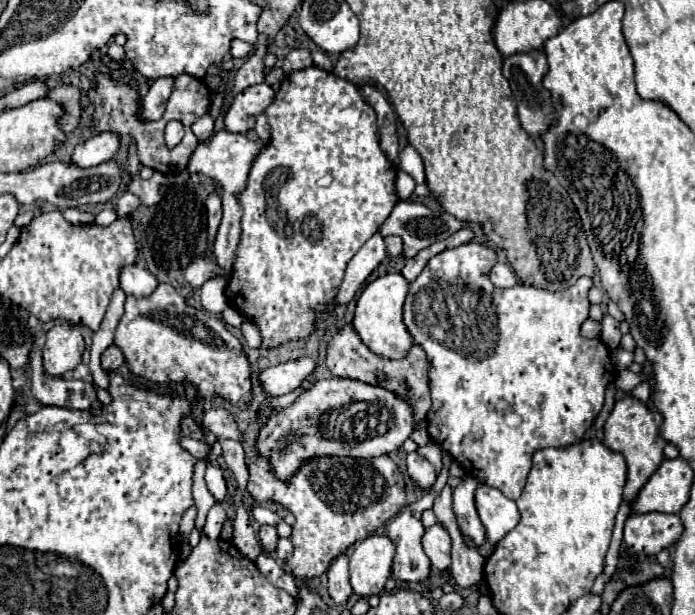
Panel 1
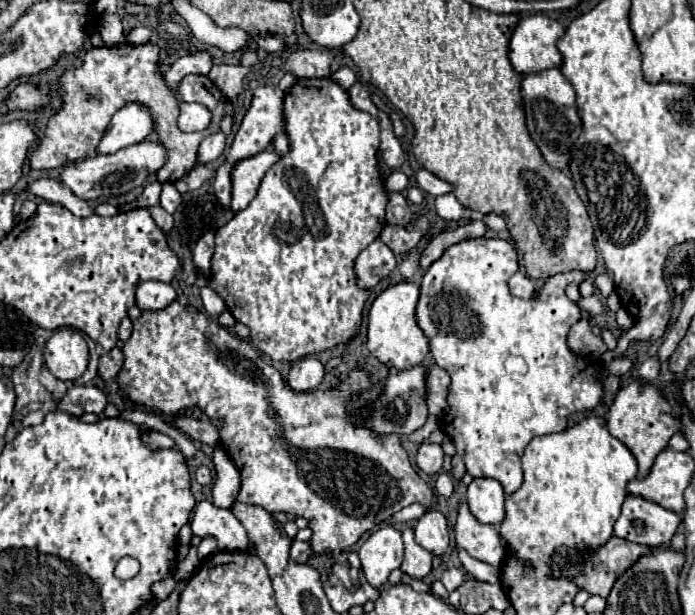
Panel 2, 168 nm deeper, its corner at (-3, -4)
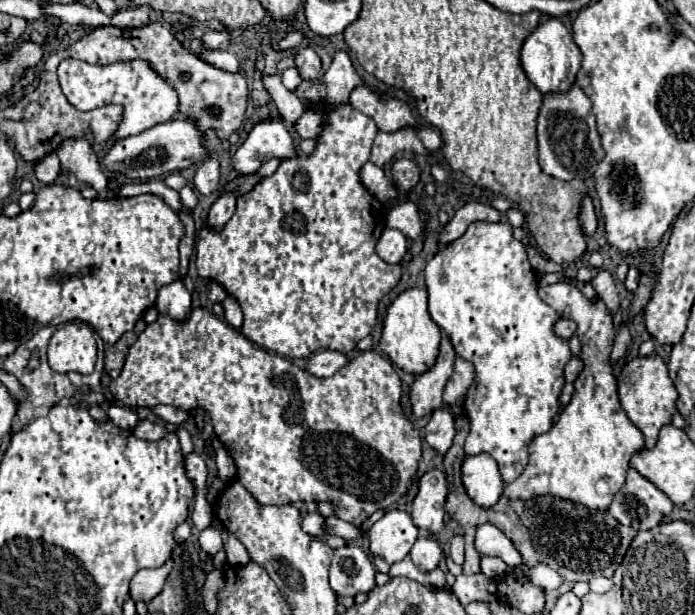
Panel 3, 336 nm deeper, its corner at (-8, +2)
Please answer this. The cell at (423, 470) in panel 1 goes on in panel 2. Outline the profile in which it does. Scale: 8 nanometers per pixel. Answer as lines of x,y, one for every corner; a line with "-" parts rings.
421,444
419,452
415,456
415,462
421,472
427,476
435,476
441,472
443,466
443,450
439,444

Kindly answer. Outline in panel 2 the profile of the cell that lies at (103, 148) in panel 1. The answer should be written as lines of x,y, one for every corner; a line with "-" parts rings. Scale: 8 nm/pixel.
127,104
113,116
105,136
97,146
97,154
115,154
121,148
139,144
153,132
153,120
145,106

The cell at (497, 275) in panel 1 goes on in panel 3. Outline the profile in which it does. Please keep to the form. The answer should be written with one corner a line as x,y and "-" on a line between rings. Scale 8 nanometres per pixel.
556,282
552,286
538,288
538,294
562,318
576,322
578,330
574,334
582,342
582,354
578,358
584,362
584,370
574,380
572,400
562,410
558,422
546,434
536,436
530,442
530,462
524,468
520,478
516,478
512,484
506,484
504,496
530,500
530,498
540,496
540,494
554,494
554,496
560,496
564,500
580,502
592,510
608,510
614,494
624,486
630,456
644,448
644,434
630,422
630,418
626,416
626,412
622,410
620,400
618,400
618,386
616,386
616,378
612,374
612,364
610,364
610,352
612,352
612,344
614,344
612,314
608,312
606,304
600,298
596,302
590,302
574,284

